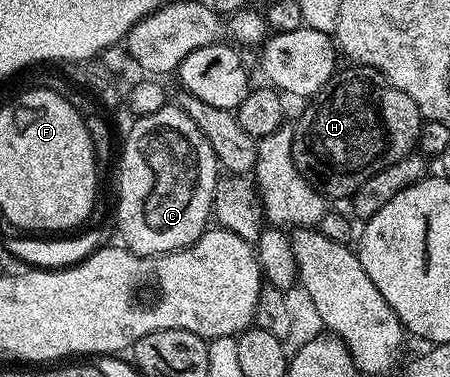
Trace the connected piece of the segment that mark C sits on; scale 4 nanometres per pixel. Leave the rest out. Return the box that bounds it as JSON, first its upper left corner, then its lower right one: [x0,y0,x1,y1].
[115,105,221,255]

